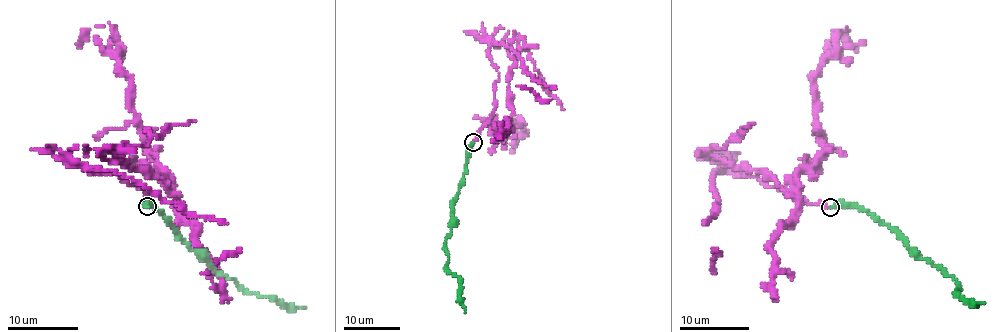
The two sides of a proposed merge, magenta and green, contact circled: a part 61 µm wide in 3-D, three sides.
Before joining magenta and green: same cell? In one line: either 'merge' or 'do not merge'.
do not merge

